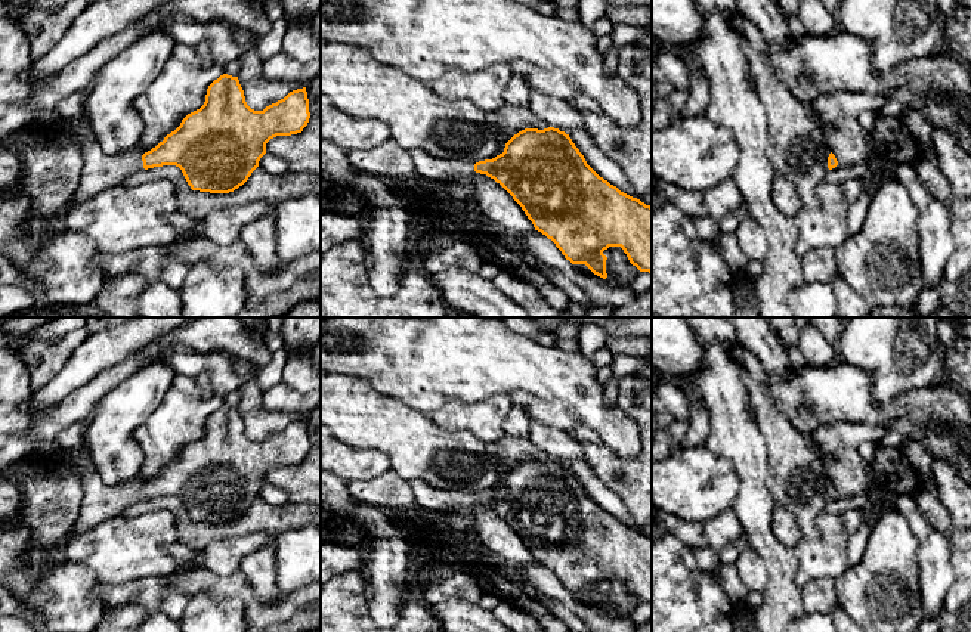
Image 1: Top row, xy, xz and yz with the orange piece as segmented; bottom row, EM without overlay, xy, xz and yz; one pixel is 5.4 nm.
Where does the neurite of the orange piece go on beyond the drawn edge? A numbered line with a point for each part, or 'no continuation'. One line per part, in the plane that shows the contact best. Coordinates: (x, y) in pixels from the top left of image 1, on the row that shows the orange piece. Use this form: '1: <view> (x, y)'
1: xy (99, 172)

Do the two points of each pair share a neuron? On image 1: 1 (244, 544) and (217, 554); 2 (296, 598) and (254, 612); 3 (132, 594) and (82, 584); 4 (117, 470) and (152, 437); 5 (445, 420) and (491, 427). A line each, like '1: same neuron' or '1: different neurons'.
1: same neuron
2: same neuron
3: different neurons
4: different neurons
5: same neuron

